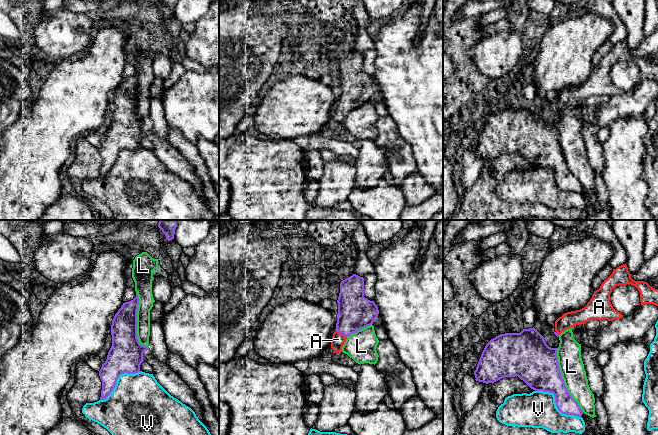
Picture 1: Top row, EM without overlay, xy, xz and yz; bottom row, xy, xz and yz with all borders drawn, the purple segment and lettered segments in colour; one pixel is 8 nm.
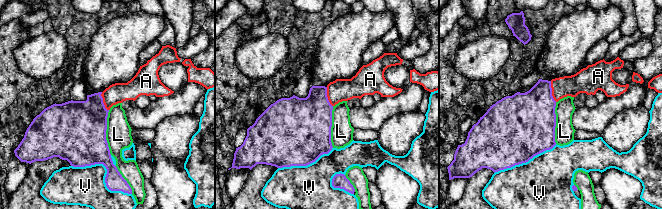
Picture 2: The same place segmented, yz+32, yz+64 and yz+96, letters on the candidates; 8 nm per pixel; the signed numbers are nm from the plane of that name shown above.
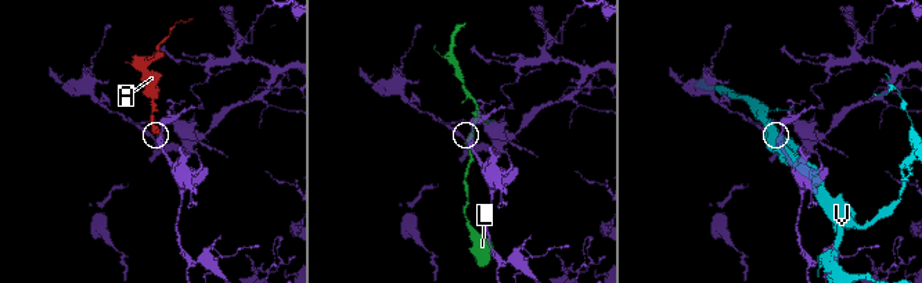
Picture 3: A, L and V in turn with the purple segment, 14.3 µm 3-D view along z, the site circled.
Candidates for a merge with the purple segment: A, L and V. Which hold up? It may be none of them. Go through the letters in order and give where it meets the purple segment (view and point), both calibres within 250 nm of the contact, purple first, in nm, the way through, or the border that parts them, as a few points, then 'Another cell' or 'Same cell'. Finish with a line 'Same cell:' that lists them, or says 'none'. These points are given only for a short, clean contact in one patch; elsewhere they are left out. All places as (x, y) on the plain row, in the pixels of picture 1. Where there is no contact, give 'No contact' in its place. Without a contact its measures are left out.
A: Touches purple at xz (341, 108). Thickness 280 nm (purple) against 110 nm. Path across: xz (355, 88), (341, 108), (338, 115). Same cell
L: Touches purple at yz (563, 156). Thickness 340 nm (purple) against 190 nm. Another cell
V: Touches purple at yz (556, 180). Thickness 240 nm (purple) against 300 nm. Another cell
Same cell: A

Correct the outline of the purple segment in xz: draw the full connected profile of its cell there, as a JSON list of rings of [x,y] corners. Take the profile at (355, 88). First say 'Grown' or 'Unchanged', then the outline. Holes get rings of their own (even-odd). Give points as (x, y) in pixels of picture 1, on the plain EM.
Grown. [[[356,50],[341,57],[337,79],[336,107],[331,116],[333,130],[342,128],[347,113],[372,101],[379,90],[375,78],[364,73],[364,54]]]

